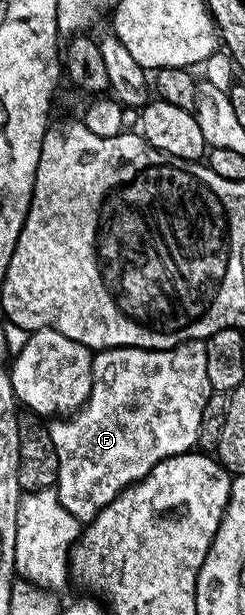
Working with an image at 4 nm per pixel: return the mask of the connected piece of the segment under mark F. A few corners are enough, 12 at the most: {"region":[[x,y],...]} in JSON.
{"region":[[204,341],[93,355],[48,423],[63,508],[88,524],[197,446]]}

